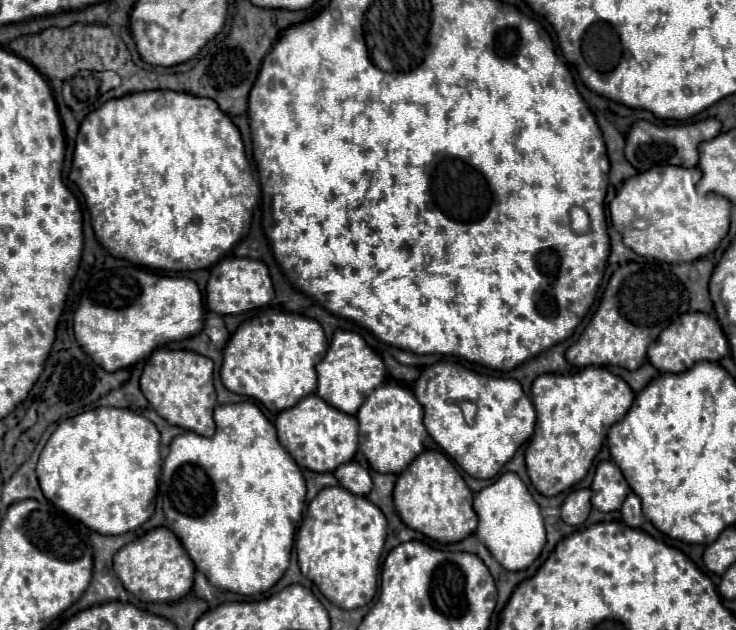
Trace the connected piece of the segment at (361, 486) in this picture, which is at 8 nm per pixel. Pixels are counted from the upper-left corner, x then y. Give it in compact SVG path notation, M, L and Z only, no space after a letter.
M349 461L349 463L343 463L341 467L337 467L335 477L343 489L347 489L355 495L365 497L373 487L369 473L357 461Z

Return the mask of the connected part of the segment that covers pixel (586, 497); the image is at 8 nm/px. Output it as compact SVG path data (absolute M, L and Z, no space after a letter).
M577 489L569 493L565 503L561 505L561 519L567 525L579 525L587 519L591 511L591 489Z

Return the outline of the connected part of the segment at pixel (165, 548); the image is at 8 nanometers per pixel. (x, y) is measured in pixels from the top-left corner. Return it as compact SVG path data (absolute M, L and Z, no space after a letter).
M167 527L151 529L137 541L125 545L113 557L113 567L123 587L145 603L173 603L185 597L193 587L195 567L191 557Z

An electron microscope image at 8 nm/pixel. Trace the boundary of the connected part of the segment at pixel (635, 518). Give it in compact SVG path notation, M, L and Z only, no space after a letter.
M629 493L623 507L621 507L621 515L623 515L623 523L627 527L639 529L643 525L643 513L641 513L641 503L639 497L635 493Z

